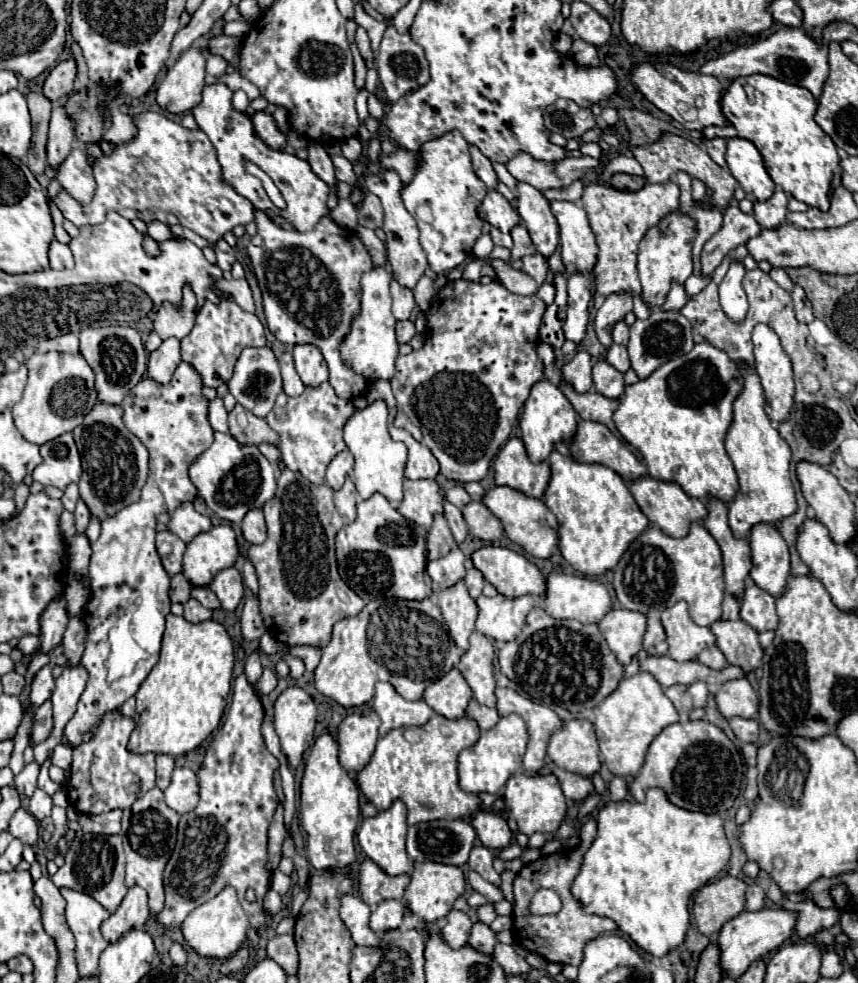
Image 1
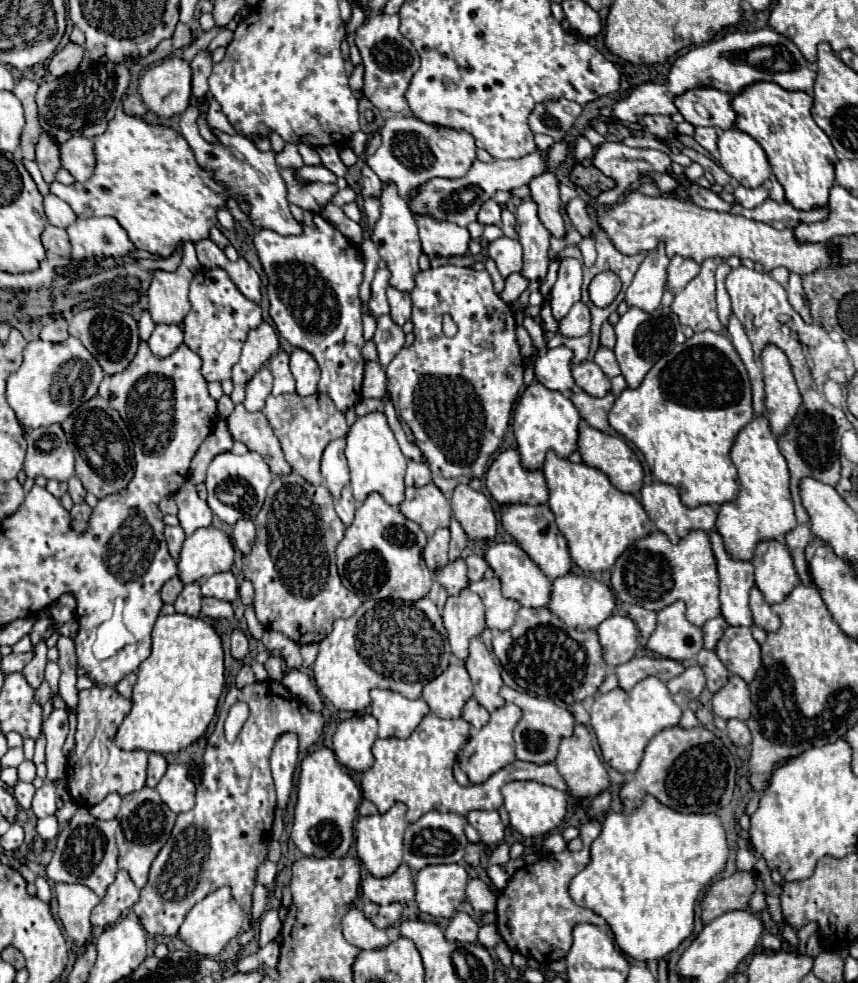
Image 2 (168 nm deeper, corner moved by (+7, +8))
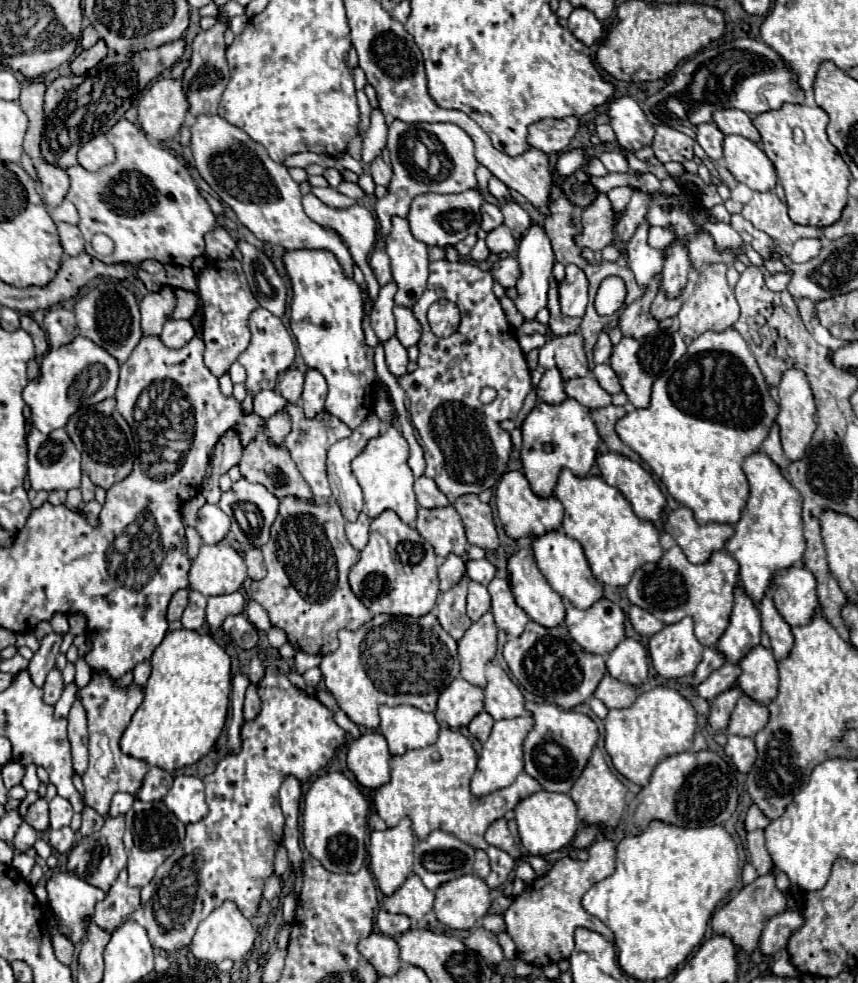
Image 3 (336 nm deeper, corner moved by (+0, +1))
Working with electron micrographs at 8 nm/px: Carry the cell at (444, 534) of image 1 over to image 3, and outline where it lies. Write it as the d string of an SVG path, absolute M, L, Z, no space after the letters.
M449 554L441 566L439 566L439 588L441 592L447 592L449 588L453 588L465 574L465 562L463 558L455 556L455 554Z

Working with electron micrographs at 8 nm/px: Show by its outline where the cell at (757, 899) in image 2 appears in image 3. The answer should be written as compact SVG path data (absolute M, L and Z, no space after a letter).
M793 910L793 912L785 912L779 914L775 918L769 920L763 938L761 938L761 952L767 958L777 956L781 950L787 948L789 936L799 930L805 924L805 916L803 910Z

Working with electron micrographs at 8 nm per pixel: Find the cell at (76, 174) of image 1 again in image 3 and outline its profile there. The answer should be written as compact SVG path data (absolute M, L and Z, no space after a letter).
M95 136L79 150L79 164L91 172L99 170L105 164L111 164L113 160L115 160L115 148L107 140L107 136Z

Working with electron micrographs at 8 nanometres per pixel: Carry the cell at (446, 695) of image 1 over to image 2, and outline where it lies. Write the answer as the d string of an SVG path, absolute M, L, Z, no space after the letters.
M452 661L444 673L434 677L424 689L422 699L430 711L442 719L456 719L464 703L472 697L472 683L462 661Z

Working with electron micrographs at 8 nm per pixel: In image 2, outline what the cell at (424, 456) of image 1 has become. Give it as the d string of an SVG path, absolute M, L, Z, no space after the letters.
M408 461L408 469L406 469L406 485L414 485L414 487L420 487L420 485L426 485L430 483L430 469L422 463L414 463L414 461Z

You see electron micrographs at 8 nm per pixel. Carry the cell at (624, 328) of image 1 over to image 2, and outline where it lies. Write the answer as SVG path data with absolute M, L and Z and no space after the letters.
M604 321L604 325L602 325L602 335L600 335L600 345L604 345L604 347L614 347L614 343L616 343L616 333L614 333L614 325L610 323L610 321Z

